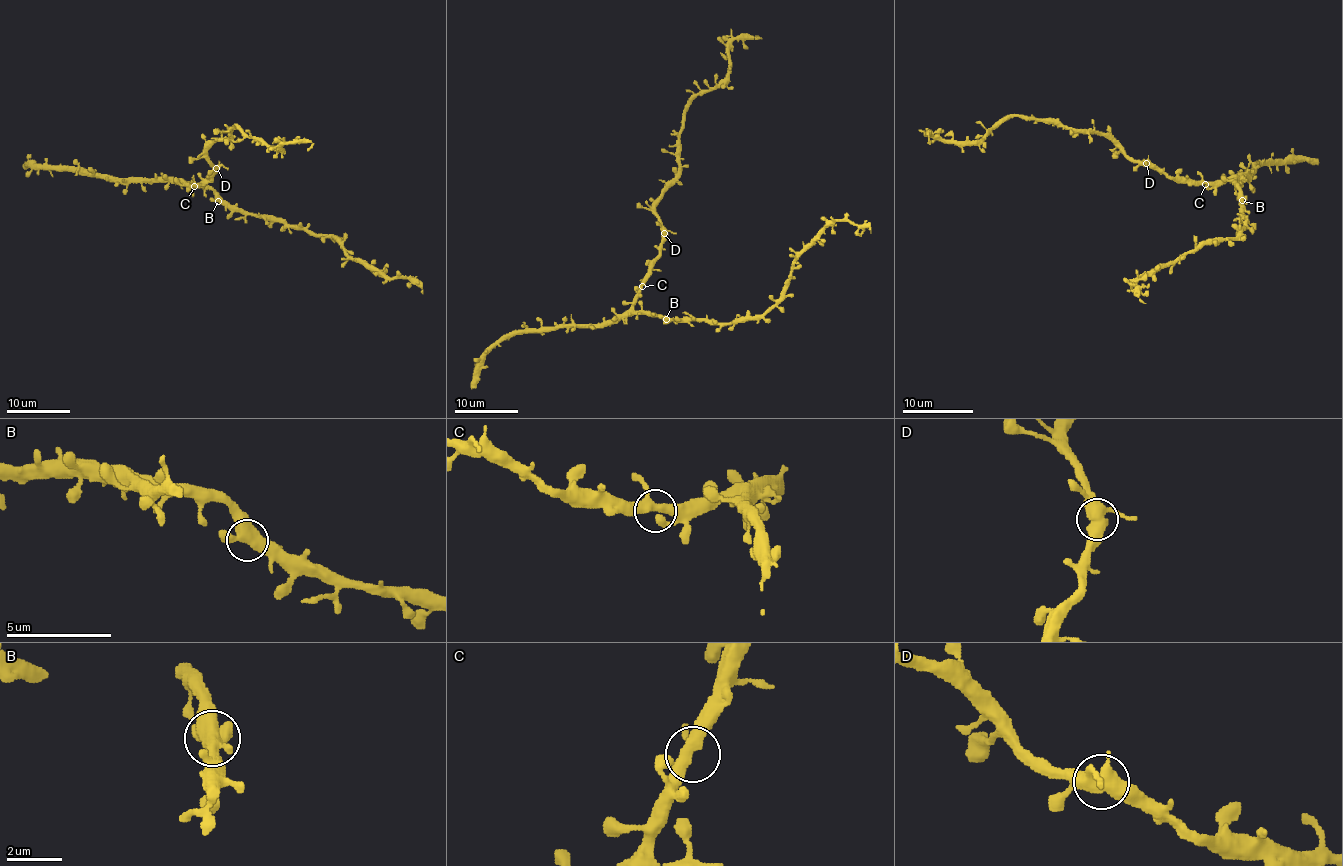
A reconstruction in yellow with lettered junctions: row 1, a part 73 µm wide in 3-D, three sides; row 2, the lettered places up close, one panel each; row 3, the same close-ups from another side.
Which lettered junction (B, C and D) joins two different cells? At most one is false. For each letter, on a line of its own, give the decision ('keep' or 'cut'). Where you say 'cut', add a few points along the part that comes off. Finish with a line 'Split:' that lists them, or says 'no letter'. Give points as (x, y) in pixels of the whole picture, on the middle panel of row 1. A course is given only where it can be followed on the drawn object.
B: keep
C: keep
D: keep
Split: no letter

